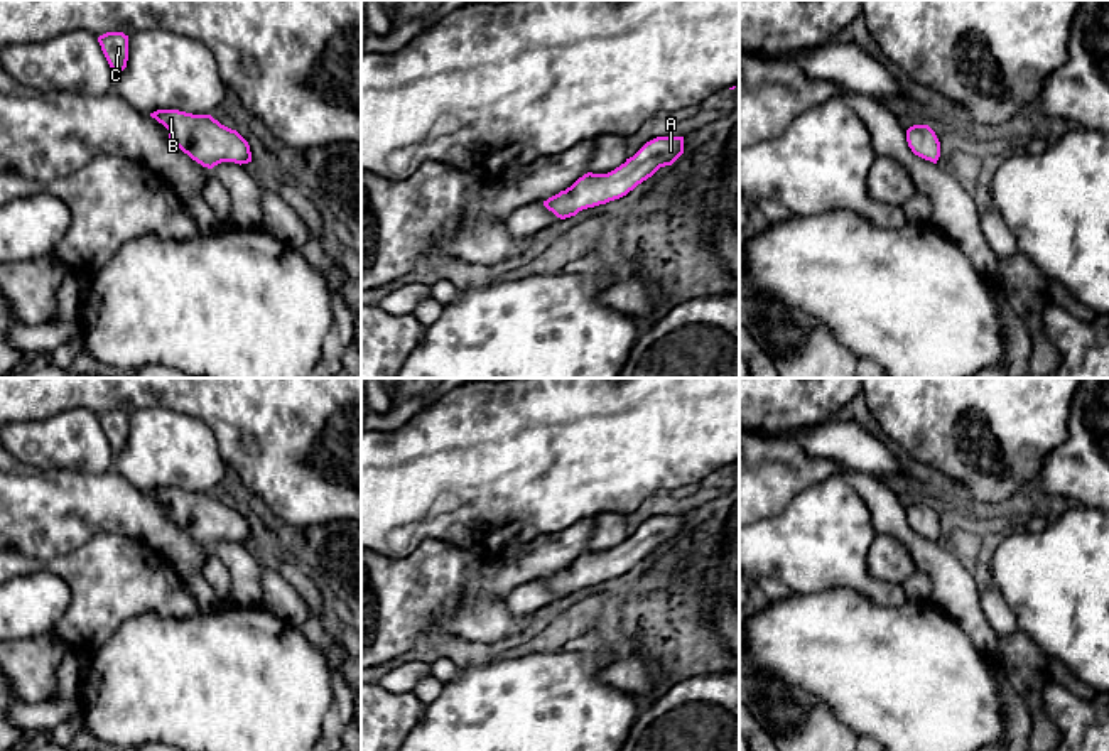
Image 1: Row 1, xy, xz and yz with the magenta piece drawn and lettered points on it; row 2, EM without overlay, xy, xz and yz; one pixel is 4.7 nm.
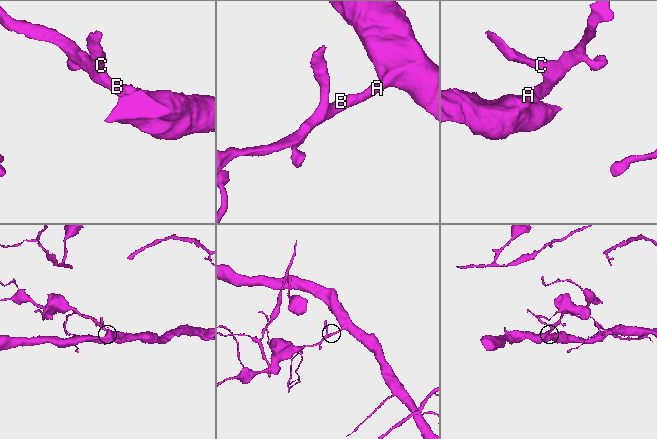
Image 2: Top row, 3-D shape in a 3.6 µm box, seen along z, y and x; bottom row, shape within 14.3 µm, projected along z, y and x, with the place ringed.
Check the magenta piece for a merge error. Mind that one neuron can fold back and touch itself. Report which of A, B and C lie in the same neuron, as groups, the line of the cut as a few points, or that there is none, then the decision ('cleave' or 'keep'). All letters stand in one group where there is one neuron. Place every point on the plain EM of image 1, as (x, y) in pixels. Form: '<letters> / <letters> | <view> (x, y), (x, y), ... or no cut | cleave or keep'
A B C | no cut | keep

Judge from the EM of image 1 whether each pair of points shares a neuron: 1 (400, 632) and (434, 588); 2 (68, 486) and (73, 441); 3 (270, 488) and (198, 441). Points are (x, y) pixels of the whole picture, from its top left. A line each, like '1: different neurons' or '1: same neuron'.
1: same neuron
2: different neurons
3: different neurons

